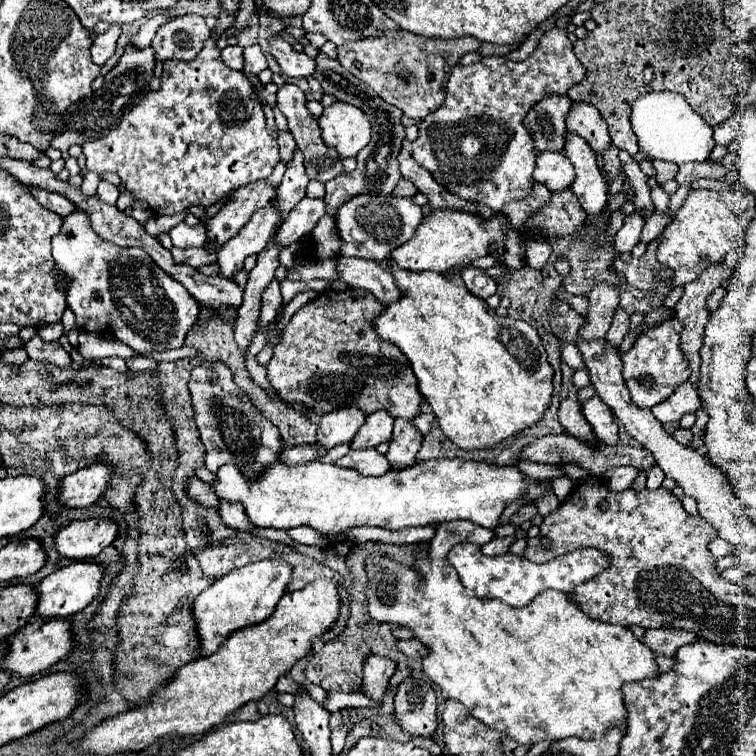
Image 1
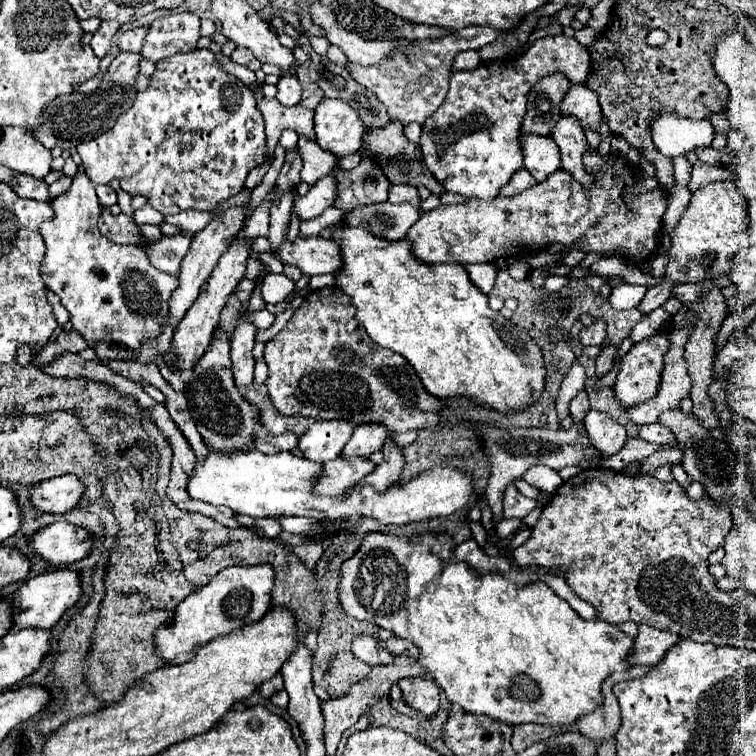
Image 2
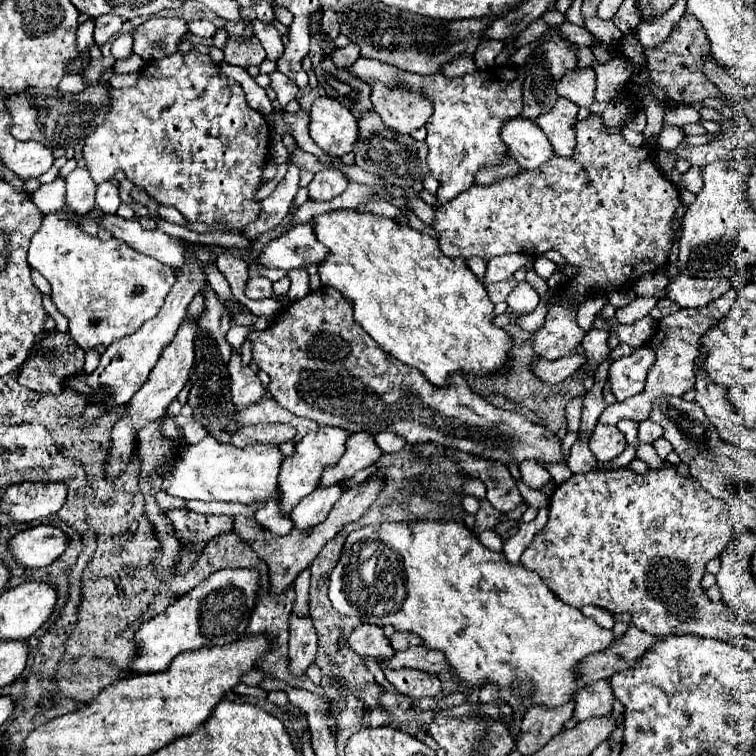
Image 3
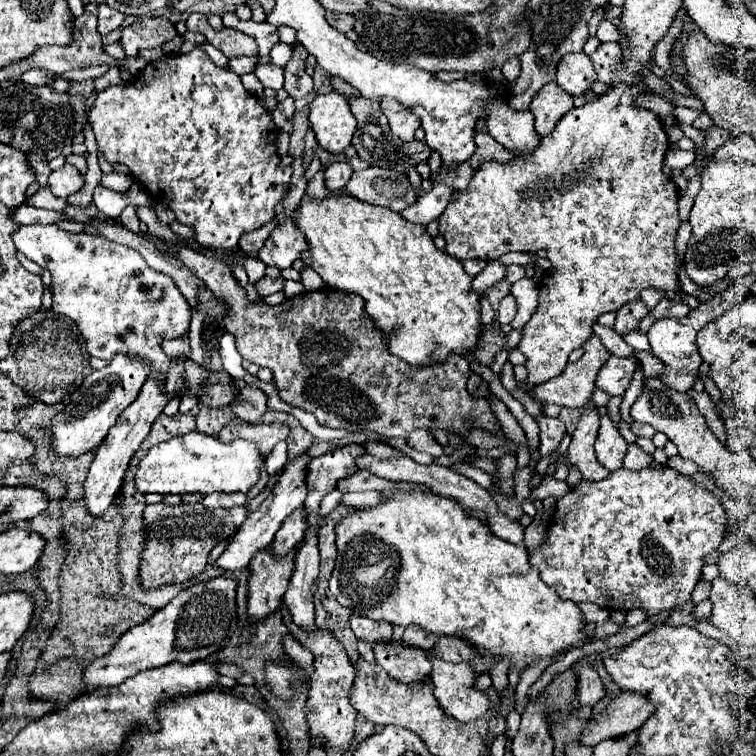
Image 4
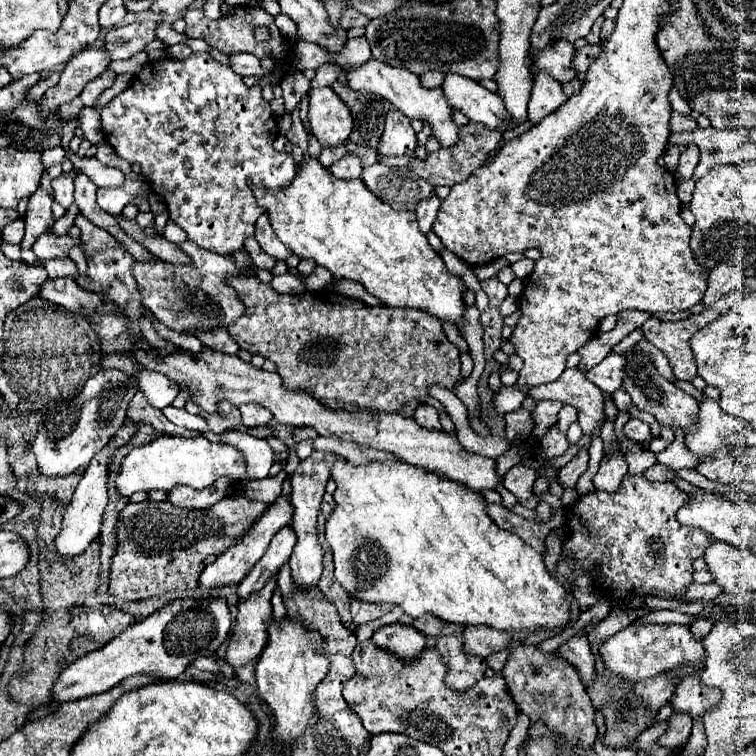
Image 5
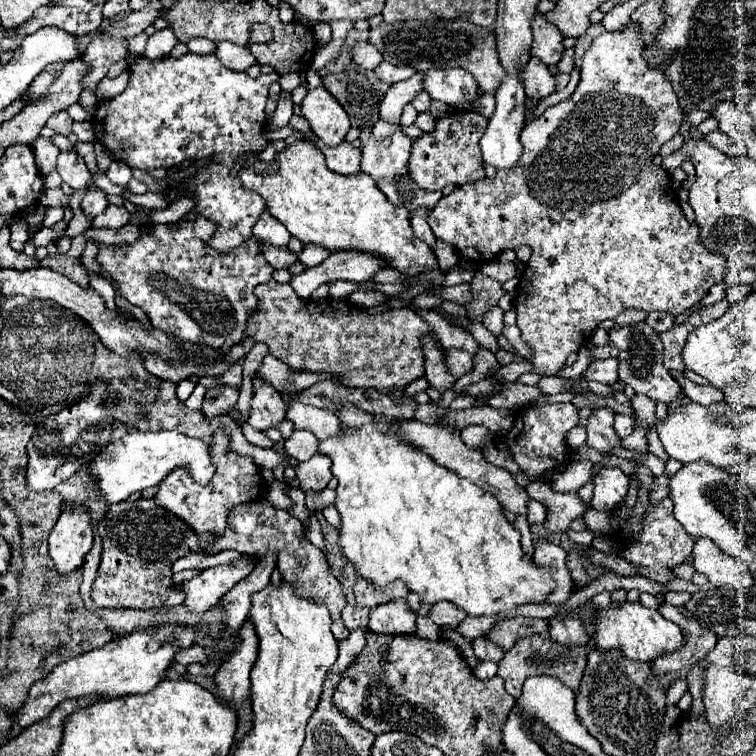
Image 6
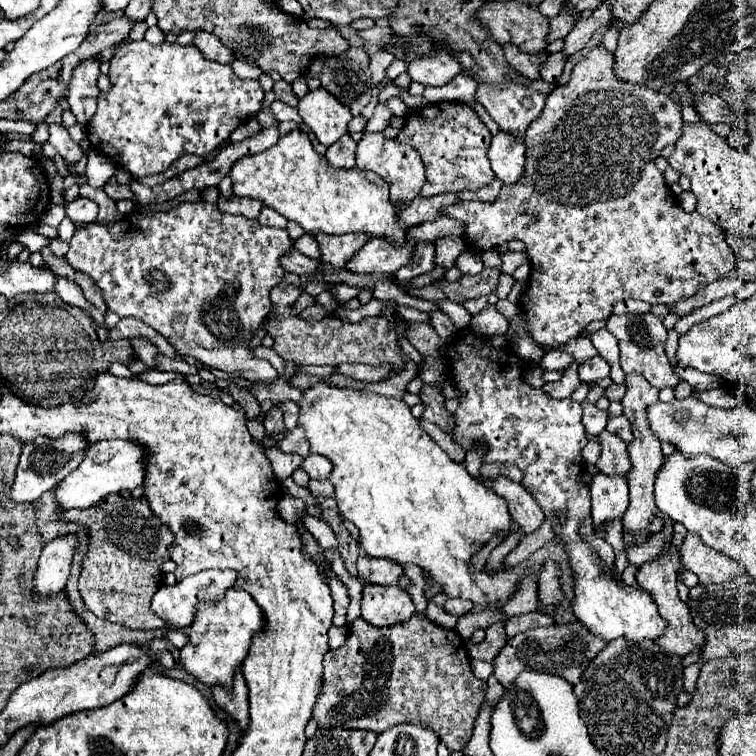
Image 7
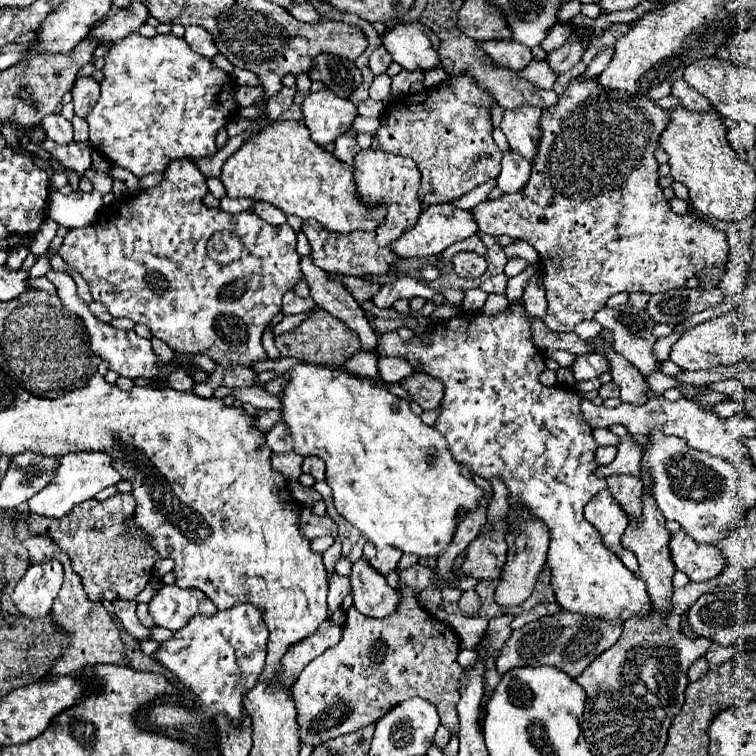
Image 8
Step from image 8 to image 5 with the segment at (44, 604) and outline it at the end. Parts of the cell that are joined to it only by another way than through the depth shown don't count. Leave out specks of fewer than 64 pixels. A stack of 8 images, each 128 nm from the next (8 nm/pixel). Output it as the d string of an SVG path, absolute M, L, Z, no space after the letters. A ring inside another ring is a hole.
M126 418L124 426L120 426L120 430L112 436L110 444L104 450L100 450L100 454L96 454L92 458L92 462L88 464L88 468L86 468L86 472L84 472L82 480L78 482L78 488L76 488L76 492L72 496L72 502L70 502L66 514L64 514L62 532L56 538L56 548L58 548L58 552L62 556L78 556L78 554L82 554L90 546L90 542L94 538L98 538L100 524L102 524L102 514L104 514L104 508L108 504L108 486L106 486L106 482L108 482L108 464L110 464L114 452L120 446L124 446L128 440L132 440L136 436L136 432L138 432L136 422Z

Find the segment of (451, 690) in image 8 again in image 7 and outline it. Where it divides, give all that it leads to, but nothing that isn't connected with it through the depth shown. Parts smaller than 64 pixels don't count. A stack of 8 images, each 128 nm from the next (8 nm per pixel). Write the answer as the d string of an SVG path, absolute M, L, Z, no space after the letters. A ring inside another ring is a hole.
M416 614L408 622L388 628L374 628L360 617L350 626L344 646L324 656L324 682L314 706L314 718L320 728L360 728L376 734L402 722L416 722L430 728L450 752L456 752L462 750L472 736L478 712L486 702L486 688L488 684L472 674L464 640L456 630L440 628Z

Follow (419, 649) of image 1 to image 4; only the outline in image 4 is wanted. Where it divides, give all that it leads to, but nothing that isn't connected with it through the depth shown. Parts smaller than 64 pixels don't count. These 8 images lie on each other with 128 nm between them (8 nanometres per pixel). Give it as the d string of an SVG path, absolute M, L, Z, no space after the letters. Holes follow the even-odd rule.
M408 626L404 630L404 636L400 640L400 644L404 646L412 646L412 648L422 648L422 650L430 650L434 646L434 642L438 640L438 636L434 634L426 634L424 630L418 630L416 626Z

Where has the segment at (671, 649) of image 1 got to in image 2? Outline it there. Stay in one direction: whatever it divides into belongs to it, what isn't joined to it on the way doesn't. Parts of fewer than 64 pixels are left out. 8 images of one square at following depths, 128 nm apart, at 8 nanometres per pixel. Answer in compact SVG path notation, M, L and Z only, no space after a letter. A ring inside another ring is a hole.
M638 626L638 638L634 640L634 652L628 658L628 662L634 666L642 666L642 664L656 666L678 640L680 638L676 634L656 630L650 626Z

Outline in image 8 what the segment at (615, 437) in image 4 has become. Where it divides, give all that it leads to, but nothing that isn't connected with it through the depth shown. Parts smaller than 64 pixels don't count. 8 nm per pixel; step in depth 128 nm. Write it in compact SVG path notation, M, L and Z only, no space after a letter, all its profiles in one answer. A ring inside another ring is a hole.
M604 490L600 494L596 494L584 508L584 518L600 532L604 544L618 554L618 558L626 564L626 568L630 572L638 570L638 562L636 556L622 548L620 544L620 536L624 534L626 526L628 526L628 516L626 512L618 506L616 500L612 500L610 490Z

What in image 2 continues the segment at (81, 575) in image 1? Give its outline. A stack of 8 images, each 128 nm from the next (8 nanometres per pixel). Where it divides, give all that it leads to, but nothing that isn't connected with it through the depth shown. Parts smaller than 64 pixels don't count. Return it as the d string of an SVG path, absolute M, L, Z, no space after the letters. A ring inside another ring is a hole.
M68 568L54 570L30 578L22 584L22 588L14 594L14 628L52 628L66 610L74 608L82 598L82 582L80 574Z

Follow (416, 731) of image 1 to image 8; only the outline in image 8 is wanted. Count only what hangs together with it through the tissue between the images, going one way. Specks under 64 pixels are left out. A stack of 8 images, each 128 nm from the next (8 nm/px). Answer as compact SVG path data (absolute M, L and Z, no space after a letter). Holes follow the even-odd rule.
M364 558L354 562L350 584L354 590L354 606L370 618L384 618L398 610L400 594L398 590L386 584L386 578L380 576Z

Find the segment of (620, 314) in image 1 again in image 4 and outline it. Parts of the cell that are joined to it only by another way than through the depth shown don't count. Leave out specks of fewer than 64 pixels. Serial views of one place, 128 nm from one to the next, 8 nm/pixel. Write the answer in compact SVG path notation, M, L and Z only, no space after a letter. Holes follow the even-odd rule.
M588 406L576 424L576 430L572 434L572 442L568 448L570 462L582 472L586 480L600 480L608 474L608 470L604 470L598 464L596 454L594 454L594 442L596 442L598 428L600 428L598 408Z

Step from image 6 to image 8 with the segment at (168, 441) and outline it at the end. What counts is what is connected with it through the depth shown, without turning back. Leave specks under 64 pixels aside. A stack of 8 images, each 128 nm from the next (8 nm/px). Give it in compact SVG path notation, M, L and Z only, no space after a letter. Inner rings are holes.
M70 452L60 456L60 466L56 470L54 480L34 498L28 500L28 508L32 514L48 516L48 518L62 518L68 514L76 504L94 498L106 486L114 486L124 478L112 468L112 458L106 452Z

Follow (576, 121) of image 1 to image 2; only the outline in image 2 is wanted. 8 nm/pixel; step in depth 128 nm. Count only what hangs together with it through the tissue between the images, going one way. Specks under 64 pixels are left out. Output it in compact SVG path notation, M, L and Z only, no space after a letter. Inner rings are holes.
M584 84L570 86L560 110L564 116L578 118L578 122L582 124L584 130L596 132L604 120L596 94L592 90L588 90Z

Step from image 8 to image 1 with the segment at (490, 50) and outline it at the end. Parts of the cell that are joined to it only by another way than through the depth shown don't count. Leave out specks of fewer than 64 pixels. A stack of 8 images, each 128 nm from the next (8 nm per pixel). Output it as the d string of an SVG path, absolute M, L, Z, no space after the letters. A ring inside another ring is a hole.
M576 134L566 136L564 154L570 158L576 170L576 180L572 184L572 192L576 194L582 210L588 216L600 214L608 202L608 188L604 176L598 172L596 156L588 142Z

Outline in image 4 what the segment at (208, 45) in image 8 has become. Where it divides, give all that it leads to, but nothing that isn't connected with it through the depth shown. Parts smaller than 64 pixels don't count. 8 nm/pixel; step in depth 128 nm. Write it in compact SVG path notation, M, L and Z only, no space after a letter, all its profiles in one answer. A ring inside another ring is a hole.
M258 64L256 66L256 76L260 78L260 82L266 86L266 88L272 88L272 90L280 90L284 86L284 70L276 64Z

